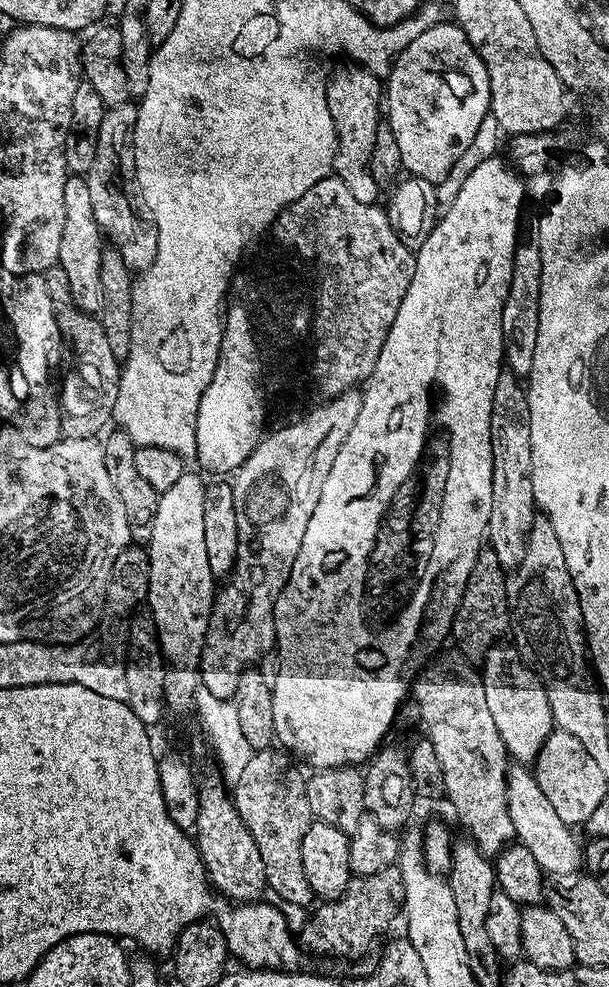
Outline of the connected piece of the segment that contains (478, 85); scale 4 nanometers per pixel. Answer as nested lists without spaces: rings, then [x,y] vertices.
[[[441,22],[418,34],[418,38],[402,50],[386,77],[386,116],[392,122],[404,120],[403,167],[419,180],[438,182],[450,174],[450,166],[462,158],[466,146],[470,146],[474,134],[478,134],[478,126],[482,126],[484,117],[489,115],[491,106],[486,66],[455,22]]]

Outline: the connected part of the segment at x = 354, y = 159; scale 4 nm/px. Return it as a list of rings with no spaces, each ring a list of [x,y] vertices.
[[[348,62],[345,68],[327,77],[326,102],[330,106],[330,118],[334,118],[336,131],[335,175],[346,186],[350,186],[354,198],[367,204],[377,203],[381,190],[371,174],[371,155],[377,129],[382,121],[382,80],[371,70],[355,62]]]

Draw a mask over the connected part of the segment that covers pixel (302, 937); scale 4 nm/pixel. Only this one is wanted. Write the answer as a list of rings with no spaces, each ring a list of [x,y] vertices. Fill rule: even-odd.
[[[399,867],[353,876],[337,900],[321,903],[321,908],[307,917],[305,928],[298,933],[299,943],[320,956],[360,956],[387,930],[403,903],[404,883]]]

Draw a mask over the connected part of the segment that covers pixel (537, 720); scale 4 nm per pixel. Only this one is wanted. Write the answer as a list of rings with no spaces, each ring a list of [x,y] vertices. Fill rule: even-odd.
[[[494,646],[488,652],[487,656],[483,657],[482,660],[482,675],[484,678],[484,685],[486,686],[486,703],[490,706],[490,715],[494,718],[494,726],[498,726],[498,734],[502,738],[504,747],[507,755],[516,762],[532,762],[535,761],[537,754],[540,752],[540,748],[546,742],[546,738],[554,730],[552,723],[552,711],[550,710],[550,702],[546,698],[546,690],[544,689],[544,683],[540,681],[539,675],[527,663],[522,662],[522,657],[519,652],[516,651],[515,647],[508,646],[508,648],[500,648],[504,646]]]

